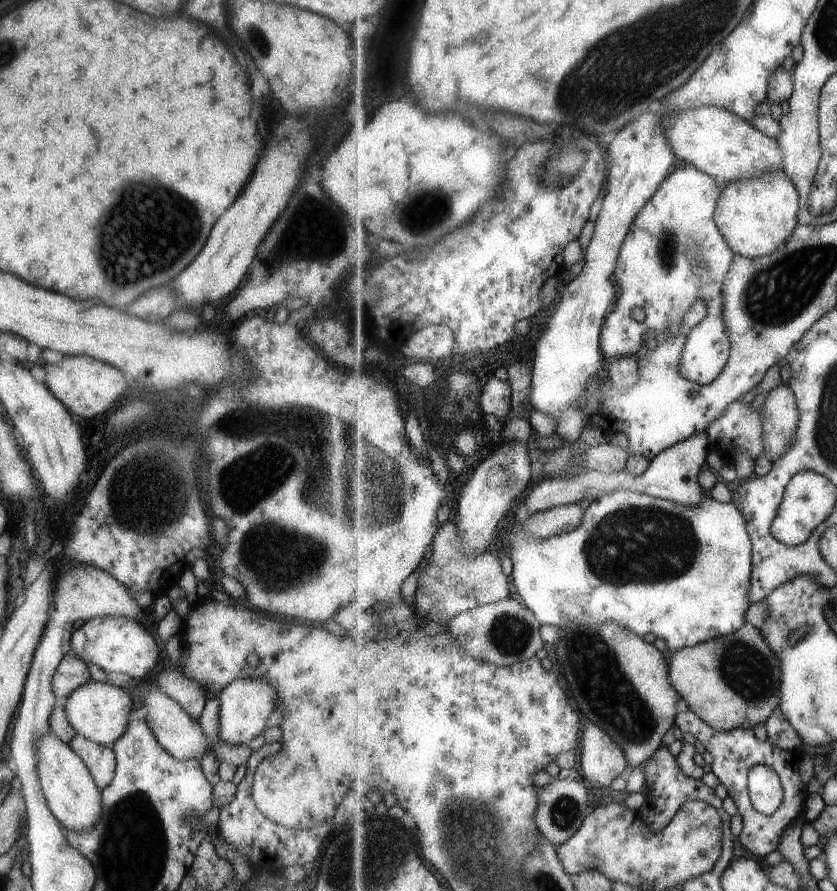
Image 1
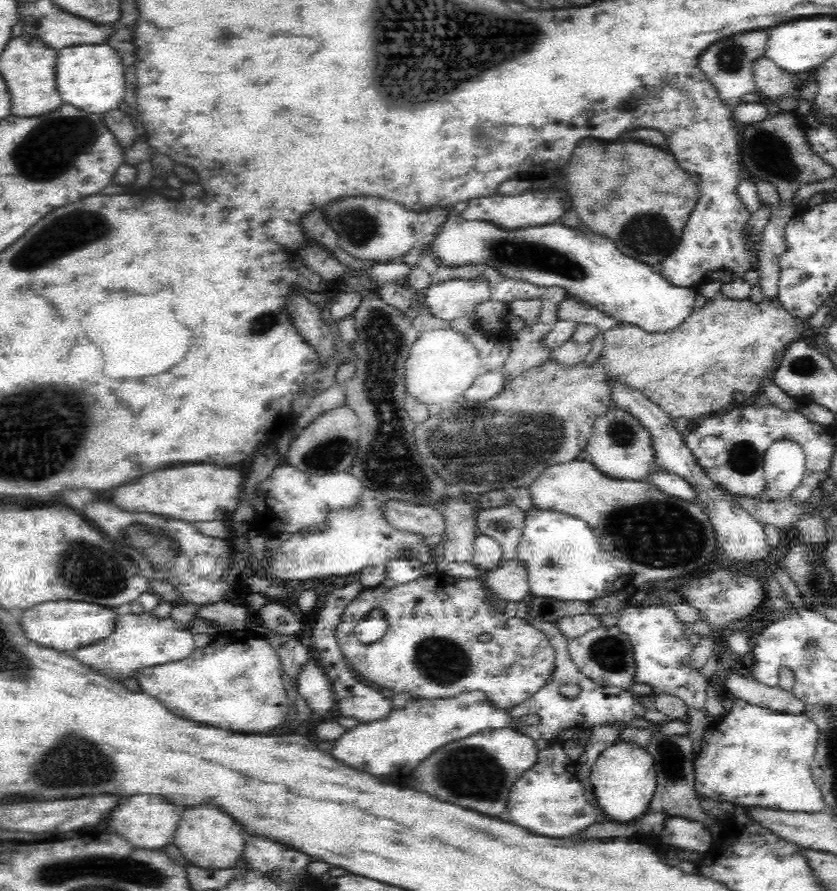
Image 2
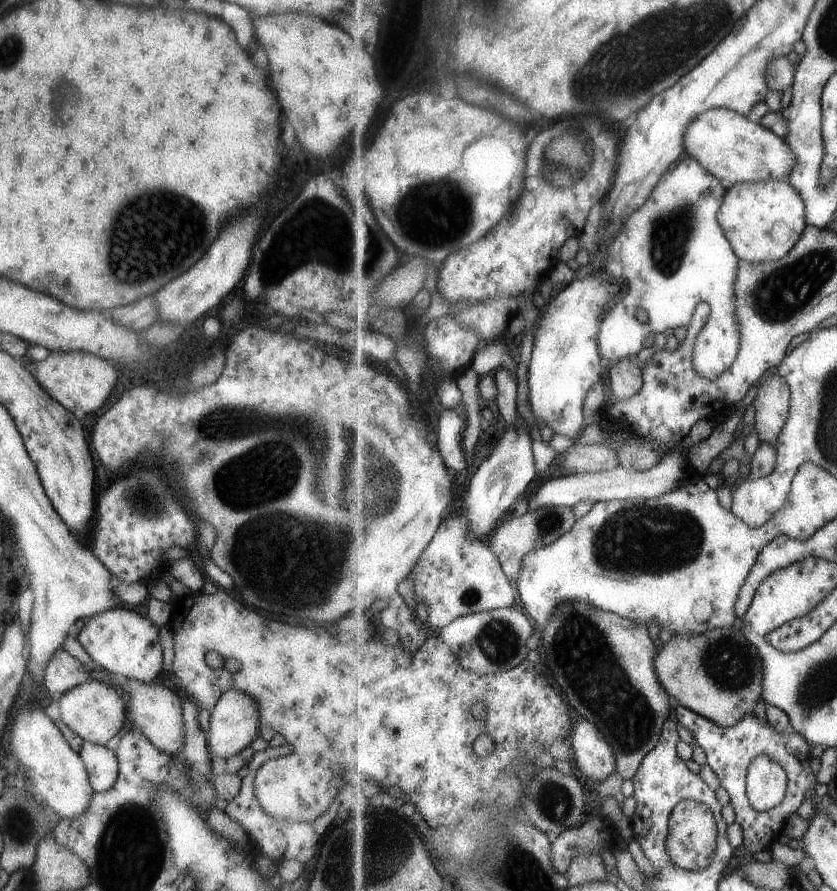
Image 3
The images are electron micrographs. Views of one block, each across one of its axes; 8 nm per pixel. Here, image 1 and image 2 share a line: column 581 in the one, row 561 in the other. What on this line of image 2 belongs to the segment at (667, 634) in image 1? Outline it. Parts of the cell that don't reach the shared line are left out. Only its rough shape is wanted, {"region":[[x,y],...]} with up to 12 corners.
{"region":[[533,506],[516,559],[531,594],[591,602],[628,561],[584,520]]}

